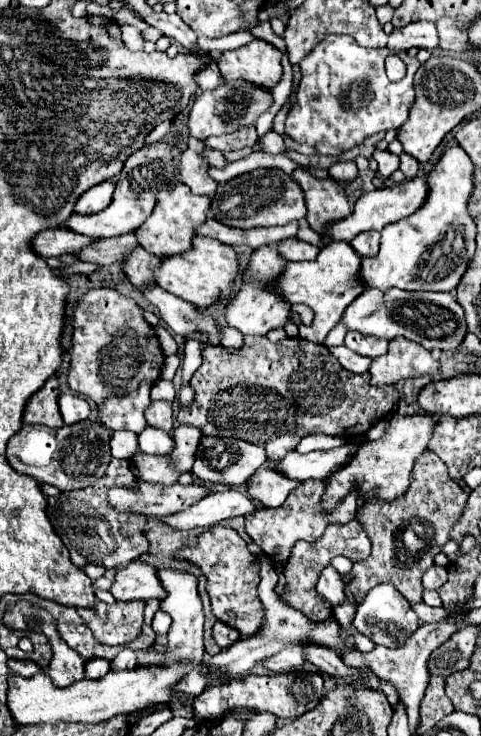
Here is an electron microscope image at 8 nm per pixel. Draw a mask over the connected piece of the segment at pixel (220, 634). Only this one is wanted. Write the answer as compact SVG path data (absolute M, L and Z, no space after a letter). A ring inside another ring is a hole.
M216 621L216 625L214 625L214 641L222 649L230 647L236 639L238 639L238 631L234 631L234 627L230 627L230 625L222 623L222 621Z

